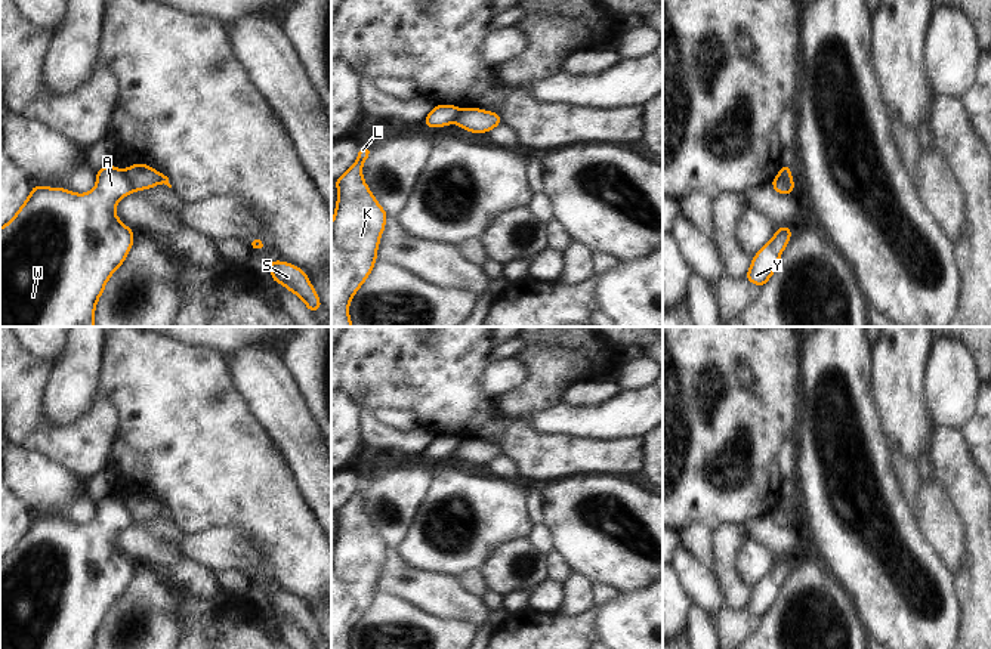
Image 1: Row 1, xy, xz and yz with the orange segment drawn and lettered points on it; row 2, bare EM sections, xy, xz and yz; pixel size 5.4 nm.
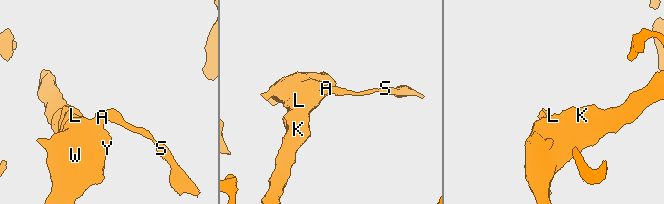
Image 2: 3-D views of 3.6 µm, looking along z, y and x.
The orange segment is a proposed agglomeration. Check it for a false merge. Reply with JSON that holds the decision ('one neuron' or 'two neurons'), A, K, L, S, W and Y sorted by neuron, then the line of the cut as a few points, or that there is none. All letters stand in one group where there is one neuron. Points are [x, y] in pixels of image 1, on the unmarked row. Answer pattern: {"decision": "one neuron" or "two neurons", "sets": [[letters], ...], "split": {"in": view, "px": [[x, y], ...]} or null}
{"decision": "two neurons", "sets": [["A", "K", "L", "W", "Y"], ["S"]], "split": {"in": "xy", "px": [[122, 501], [132, 522]]}}

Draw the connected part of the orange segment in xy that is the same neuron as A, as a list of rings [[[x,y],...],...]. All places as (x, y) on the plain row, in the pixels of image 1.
[[[104,497],[87,525],[33,516],[16,546],[0,559],[0,649],[95,649],[96,634],[109,608],[124,594],[135,563],[115,546],[115,537],[132,523],[124,503]]]

